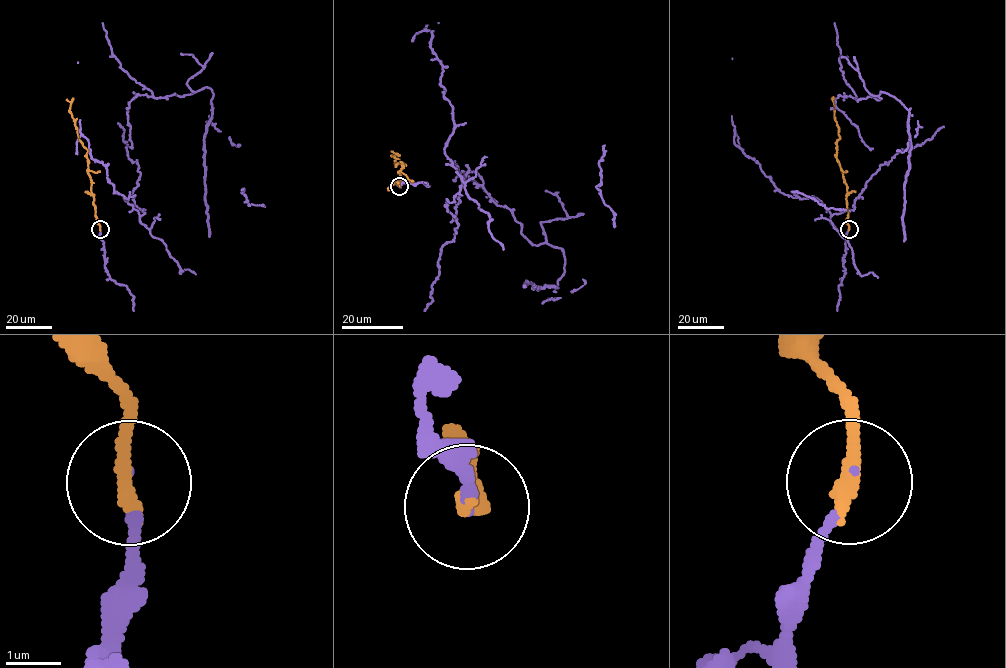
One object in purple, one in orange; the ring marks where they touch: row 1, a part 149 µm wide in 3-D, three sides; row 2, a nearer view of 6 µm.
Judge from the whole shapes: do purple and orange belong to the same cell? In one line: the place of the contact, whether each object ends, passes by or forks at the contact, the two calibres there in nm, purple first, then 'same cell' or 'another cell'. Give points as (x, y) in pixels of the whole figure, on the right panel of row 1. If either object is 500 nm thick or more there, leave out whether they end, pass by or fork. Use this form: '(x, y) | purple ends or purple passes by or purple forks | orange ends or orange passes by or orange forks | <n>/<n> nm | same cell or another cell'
(849, 229) | purple ends | orange ends | 90/340 nm | same cell

